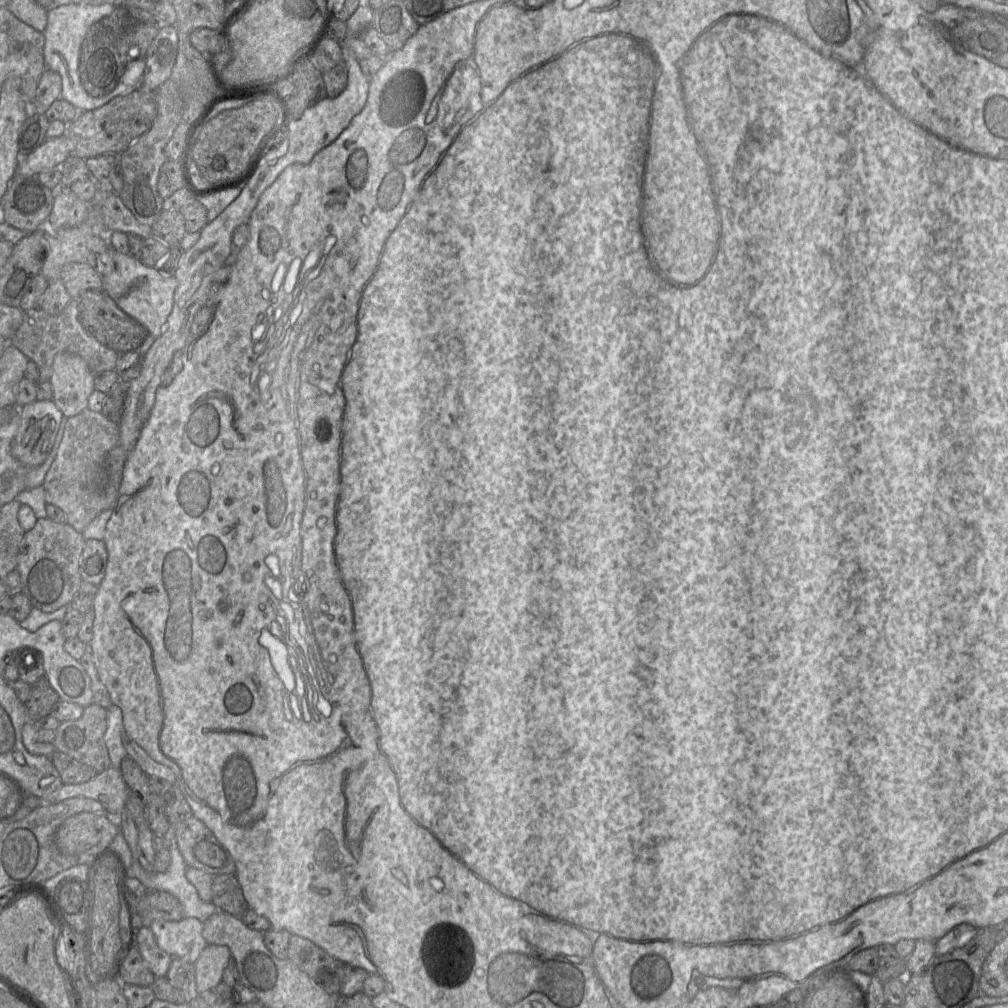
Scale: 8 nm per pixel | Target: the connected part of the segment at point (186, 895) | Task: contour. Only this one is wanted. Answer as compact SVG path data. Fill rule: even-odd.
M170 845L171 864L164 873L147 872L142 868L139 860L134 860L128 868L129 878L138 879L147 891L163 891L174 895L181 903L184 918L197 918L204 922L209 917L219 912L212 902L203 901L194 885L187 877L186 870L189 868L178 845Z

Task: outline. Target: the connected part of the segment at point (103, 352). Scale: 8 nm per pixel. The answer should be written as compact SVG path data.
M72 299L57 315L48 314L42 308L25 311L23 321L9 343L37 364L40 373L39 382L50 381L54 357L60 352L80 356L95 375L116 370L118 359L122 355L101 344L85 330L80 321L78 300L76 299Z

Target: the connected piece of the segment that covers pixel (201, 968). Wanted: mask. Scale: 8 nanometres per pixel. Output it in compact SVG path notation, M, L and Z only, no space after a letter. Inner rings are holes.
M208 944L194 963L195 982L198 993L215 991L216 986L222 982L222 976L230 959L229 947Z

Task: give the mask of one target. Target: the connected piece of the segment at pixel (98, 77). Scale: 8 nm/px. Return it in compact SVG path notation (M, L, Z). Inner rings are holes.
M119 6L114 11L91 25L81 44L79 54L79 77L85 91L92 97L101 98L110 94L119 84L127 64L132 59L144 58L146 52L157 36L162 24L153 13L135 7Z

